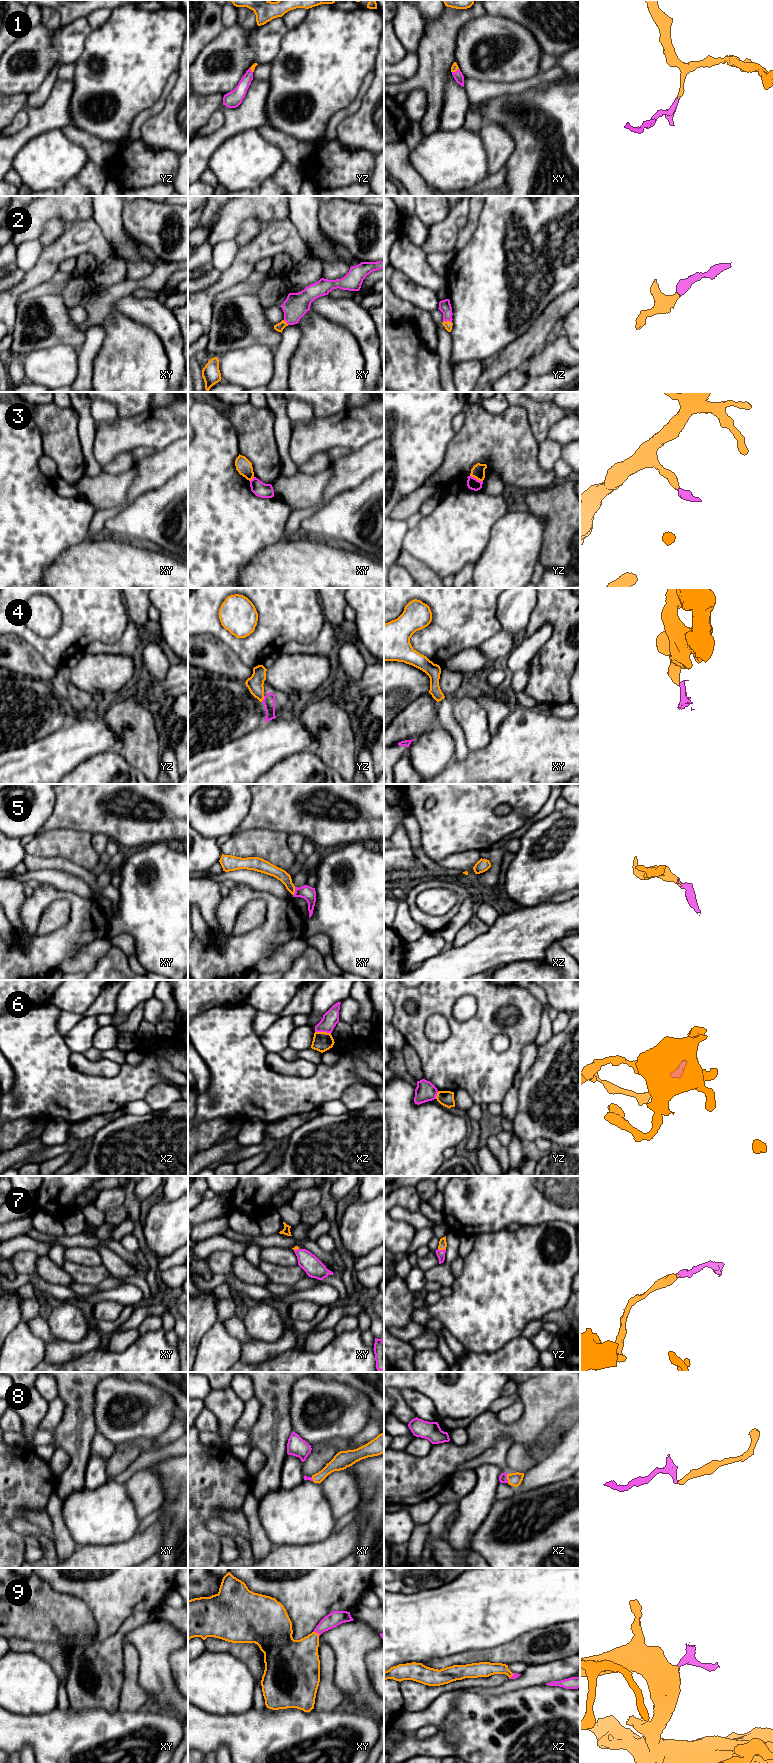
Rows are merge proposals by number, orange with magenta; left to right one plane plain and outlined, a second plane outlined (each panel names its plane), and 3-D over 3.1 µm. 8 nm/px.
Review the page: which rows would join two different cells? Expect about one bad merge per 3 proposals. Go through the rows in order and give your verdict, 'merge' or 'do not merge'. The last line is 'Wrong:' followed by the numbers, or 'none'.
1: merge
2: merge
3: do not merge
4: do not merge
5: merge
6: do not merge
7: merge
8: merge
9: merge
Wrong: 3, 4, 6

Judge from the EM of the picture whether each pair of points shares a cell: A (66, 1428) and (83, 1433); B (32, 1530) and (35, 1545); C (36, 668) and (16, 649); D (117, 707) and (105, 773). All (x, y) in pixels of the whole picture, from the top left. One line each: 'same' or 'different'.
A: same
B: different
C: same
D: different

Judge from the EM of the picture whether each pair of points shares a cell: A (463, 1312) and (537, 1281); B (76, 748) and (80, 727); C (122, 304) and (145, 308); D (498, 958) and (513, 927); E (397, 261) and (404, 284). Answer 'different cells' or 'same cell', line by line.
A: same cell
B: same cell
C: same cell
D: same cell
E: different cells

